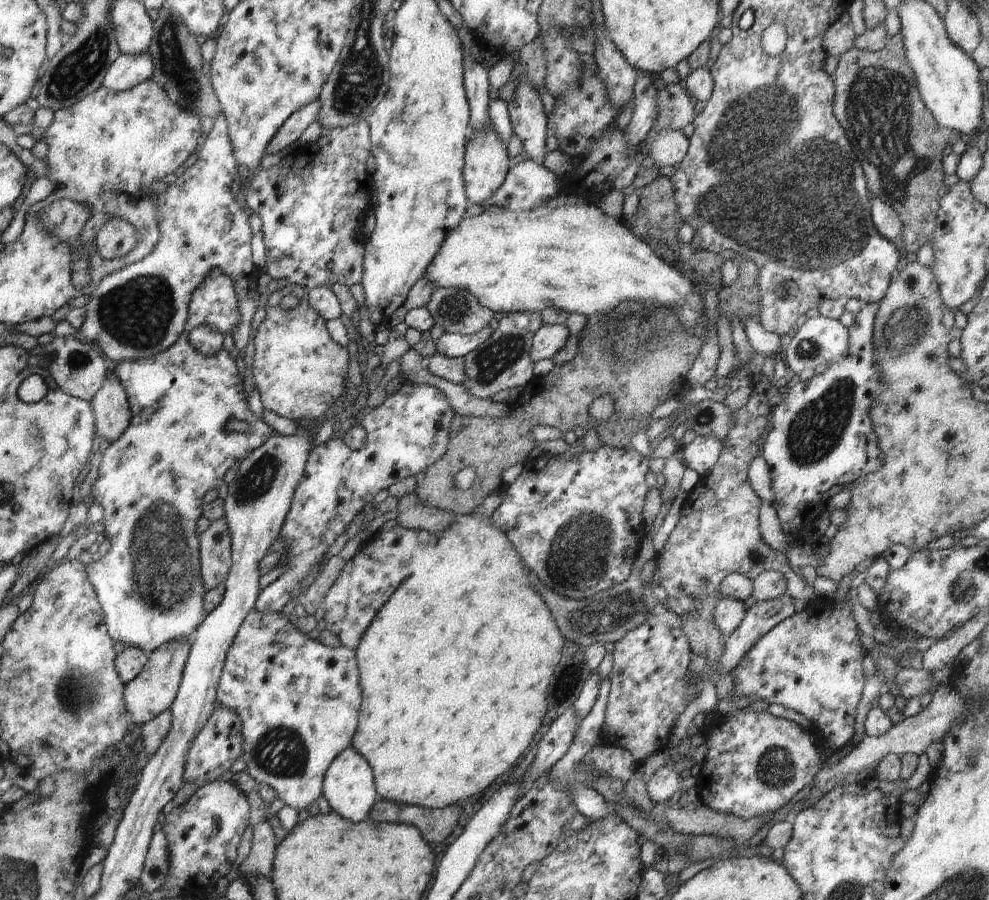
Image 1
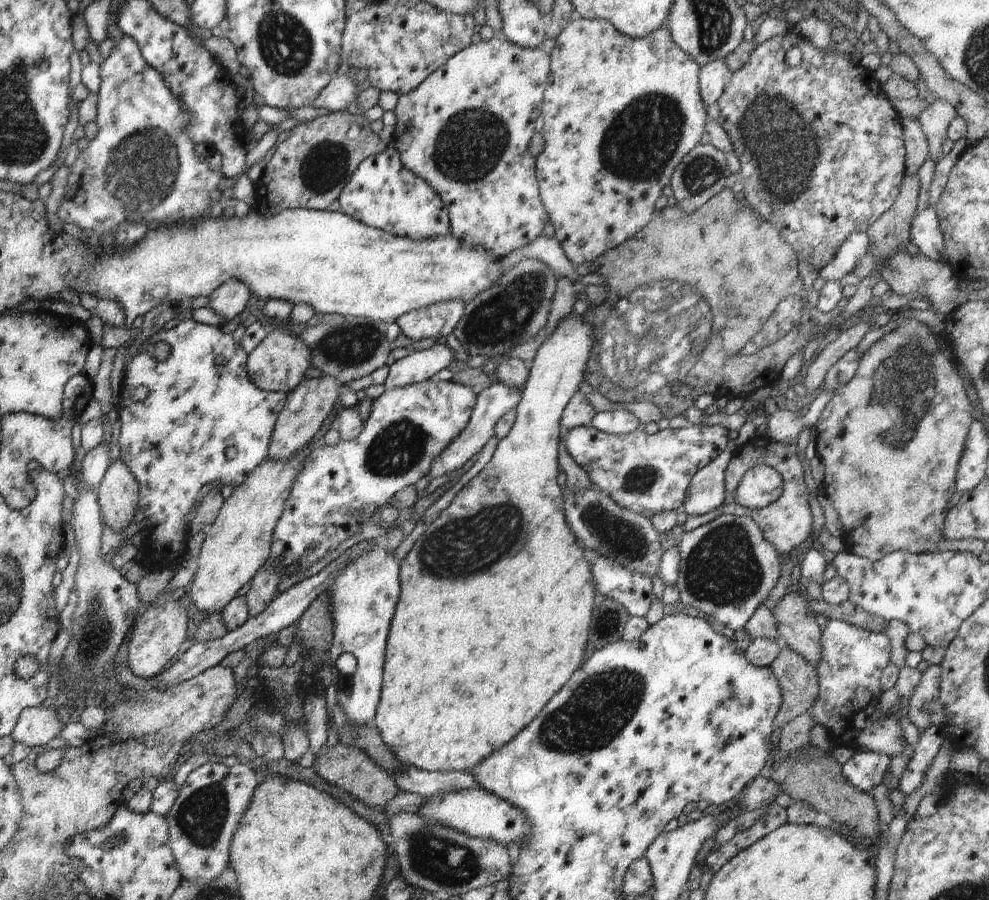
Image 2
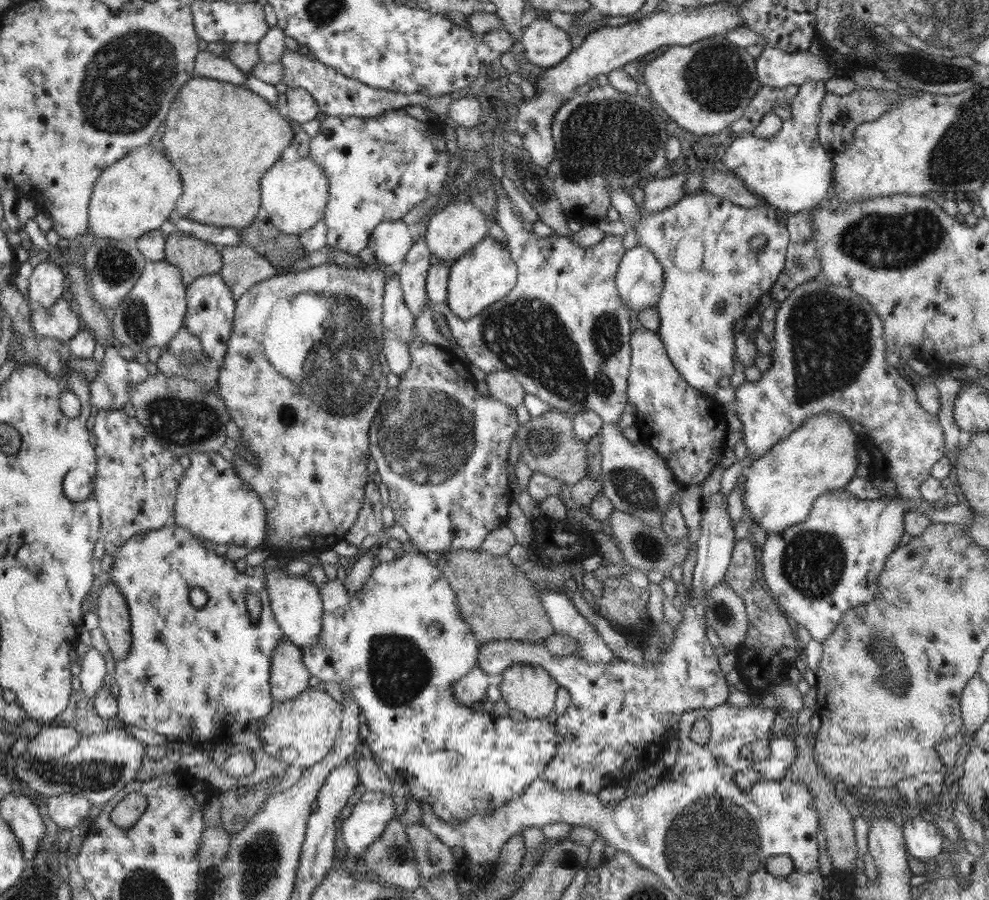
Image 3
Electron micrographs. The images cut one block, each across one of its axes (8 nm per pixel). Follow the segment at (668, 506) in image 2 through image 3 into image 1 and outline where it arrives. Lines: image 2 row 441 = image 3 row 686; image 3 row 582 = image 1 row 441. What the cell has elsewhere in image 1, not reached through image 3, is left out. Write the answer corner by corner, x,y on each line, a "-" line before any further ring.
696,435
696,438
687,445
682,446
679,452
682,462
686,462
686,468
692,468
694,472
703,477
718,462
722,452
722,441
717,438

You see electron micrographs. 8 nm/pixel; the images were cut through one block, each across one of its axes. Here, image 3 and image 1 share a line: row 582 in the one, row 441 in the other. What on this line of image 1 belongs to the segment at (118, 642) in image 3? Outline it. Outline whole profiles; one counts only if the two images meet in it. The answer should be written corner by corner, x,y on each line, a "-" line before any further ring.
113,372
108,373
102,388
94,395
90,403
95,414
96,436
106,438
109,443
118,440
118,437
122,436
130,424
132,411
126,391

